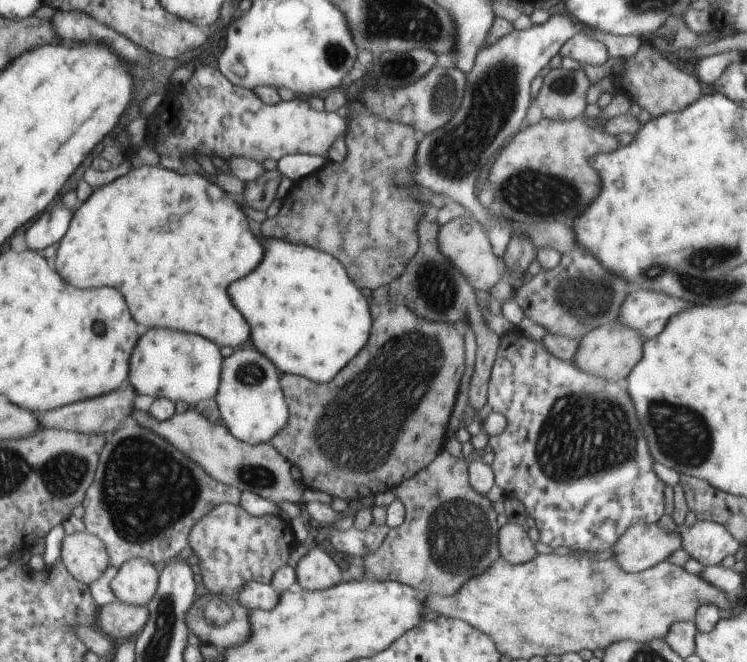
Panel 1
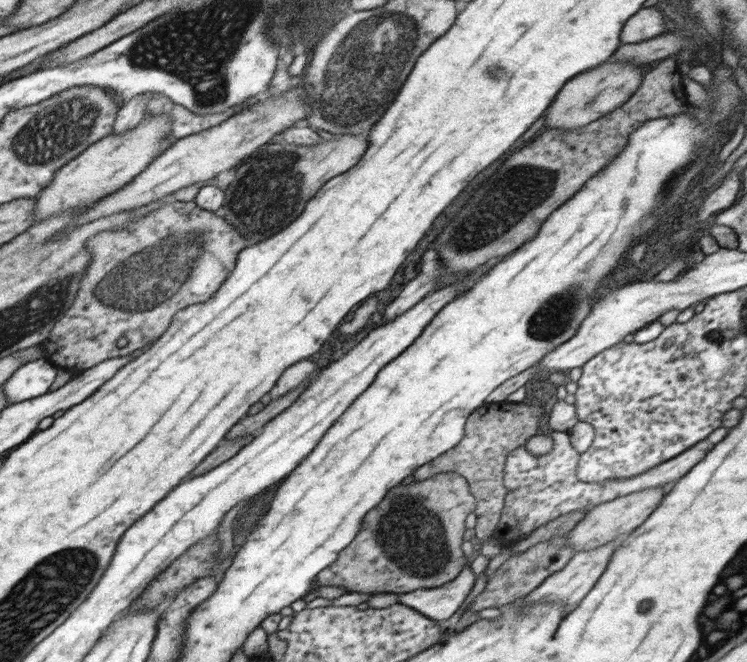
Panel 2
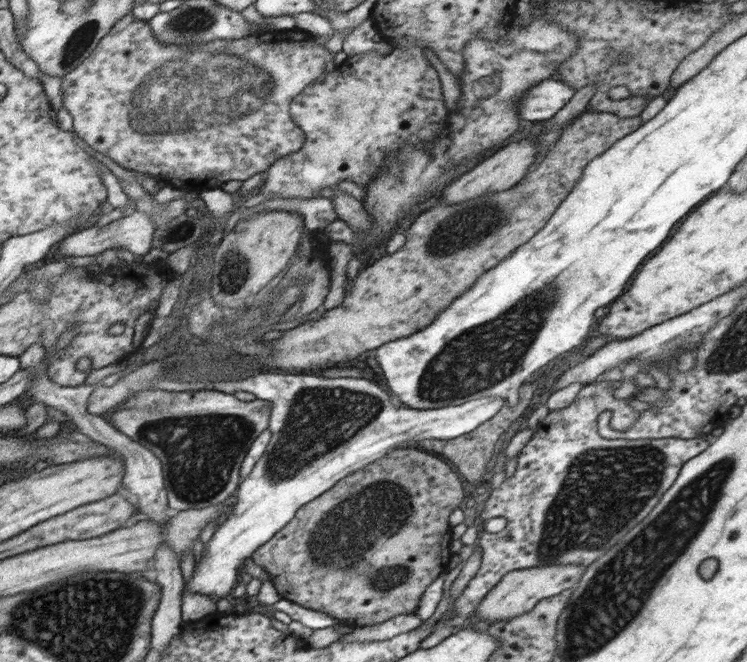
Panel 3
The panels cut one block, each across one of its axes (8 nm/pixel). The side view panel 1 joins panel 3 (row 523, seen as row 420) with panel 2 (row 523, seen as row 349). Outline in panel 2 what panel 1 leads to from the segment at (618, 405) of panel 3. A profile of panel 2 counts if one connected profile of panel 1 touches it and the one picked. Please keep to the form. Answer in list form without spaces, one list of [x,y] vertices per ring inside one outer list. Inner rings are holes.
[[[728,427],[717,428],[704,440],[694,444],[674,456],[673,459],[658,464],[649,471],[642,472],[638,476],[622,480],[606,480],[606,482],[586,482],[578,480],[575,468],[578,464],[580,454],[574,450],[568,431],[551,431],[550,437],[554,441],[554,448],[542,456],[530,454],[526,446],[516,448],[506,456],[502,484],[507,487],[507,495],[504,496],[504,507],[500,522],[495,528],[494,536],[502,542],[514,542],[528,537],[534,529],[549,523],[568,512],[576,512],[585,508],[593,509],[598,504],[614,500],[632,492],[648,488],[670,487],[682,478],[695,464],[698,464],[718,442],[726,438],[730,432]]]

